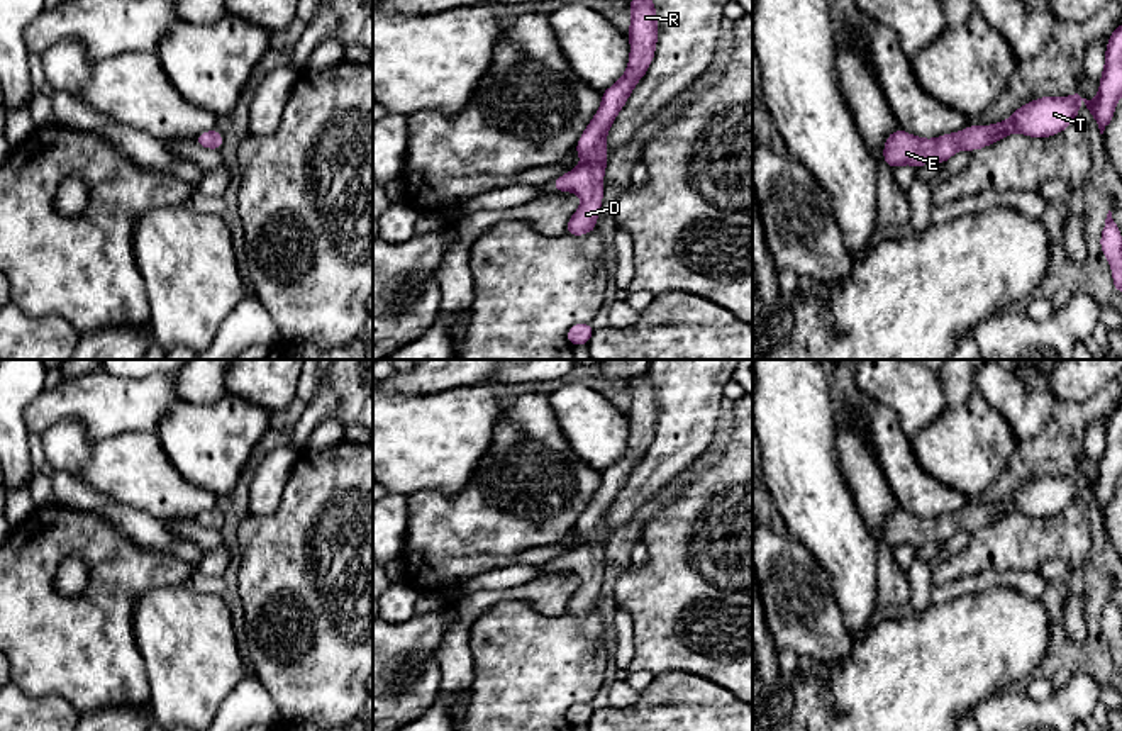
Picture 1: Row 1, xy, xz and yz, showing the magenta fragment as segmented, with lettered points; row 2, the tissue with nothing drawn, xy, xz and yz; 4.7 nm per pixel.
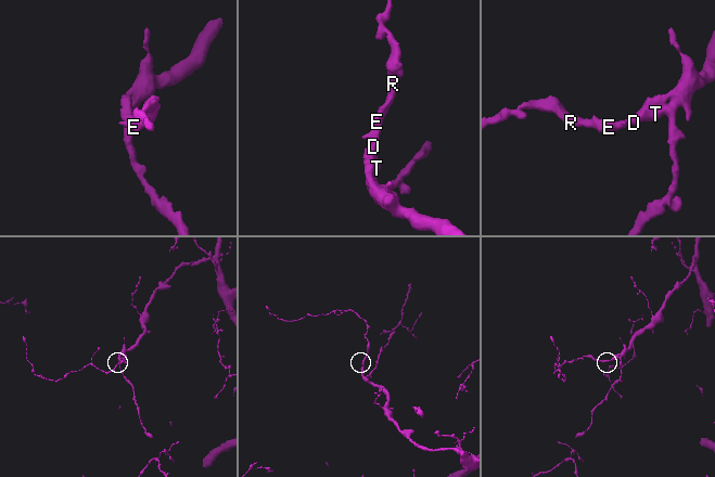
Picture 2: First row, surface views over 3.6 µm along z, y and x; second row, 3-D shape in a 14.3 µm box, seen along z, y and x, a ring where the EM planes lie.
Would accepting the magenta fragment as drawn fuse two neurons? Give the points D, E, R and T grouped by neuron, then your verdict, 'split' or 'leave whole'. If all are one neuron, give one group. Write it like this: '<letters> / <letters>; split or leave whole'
D E R T; leave whole

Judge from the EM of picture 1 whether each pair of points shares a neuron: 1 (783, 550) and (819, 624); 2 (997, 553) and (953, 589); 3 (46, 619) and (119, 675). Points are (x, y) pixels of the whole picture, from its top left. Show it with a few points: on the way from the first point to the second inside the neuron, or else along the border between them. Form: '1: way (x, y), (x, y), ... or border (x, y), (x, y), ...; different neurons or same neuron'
1: way (785, 569), (797, 591), (800, 606); same neuron
2: border (1009, 570), (983, 570), (934, 585); different neurons
3: way (65, 638), (100, 667); same neuron

